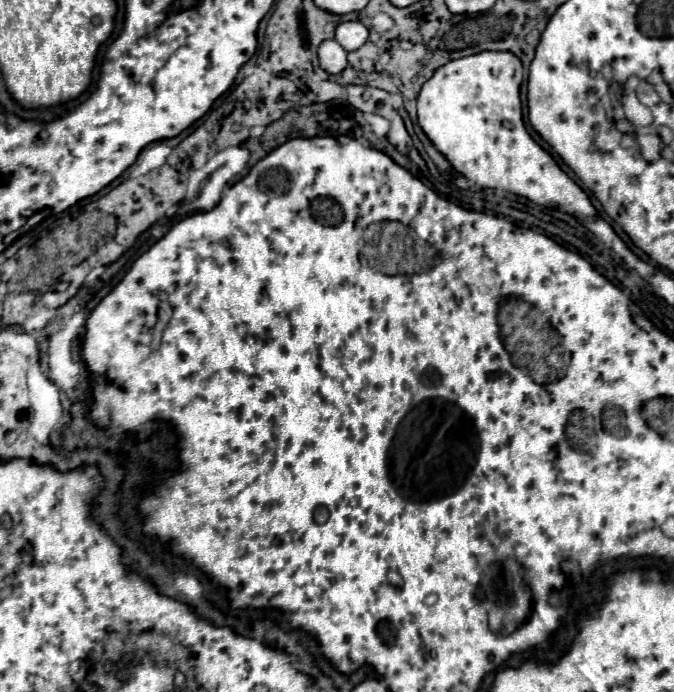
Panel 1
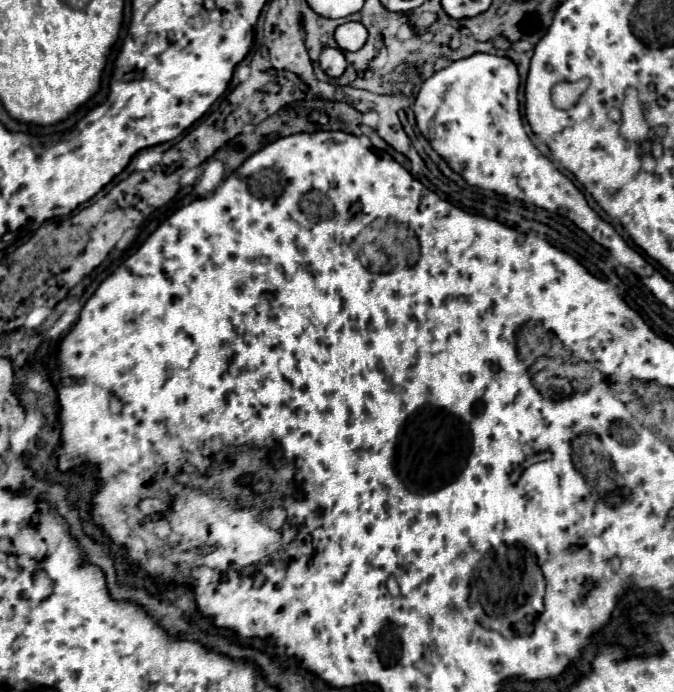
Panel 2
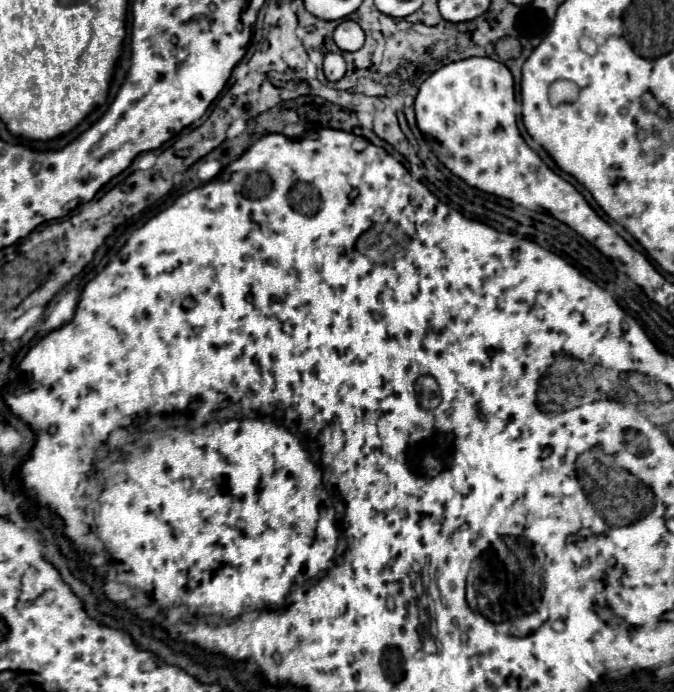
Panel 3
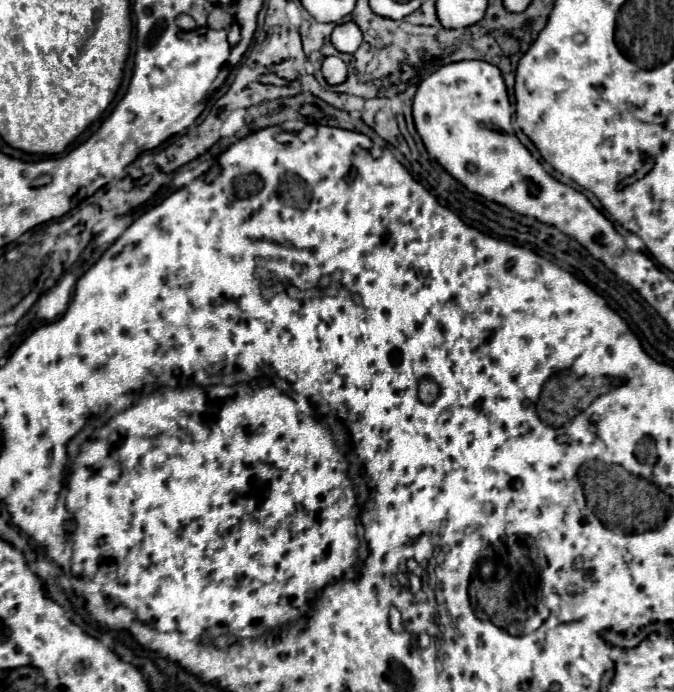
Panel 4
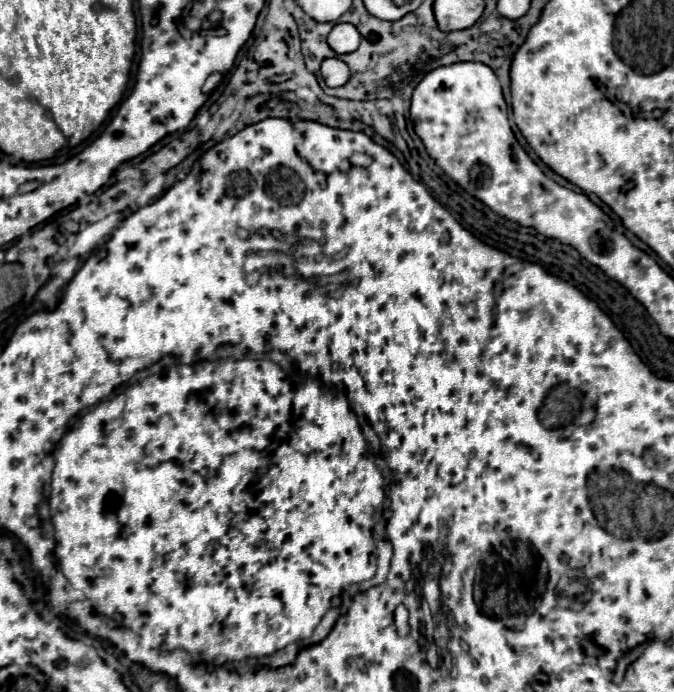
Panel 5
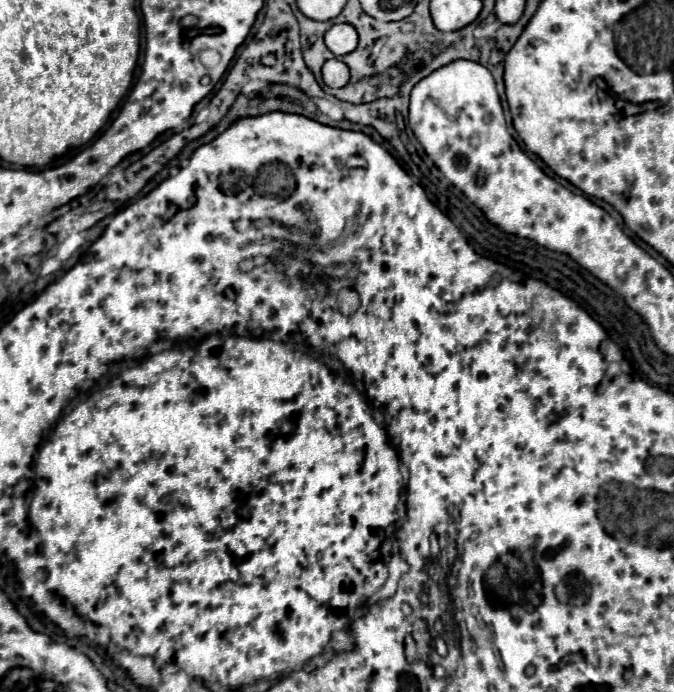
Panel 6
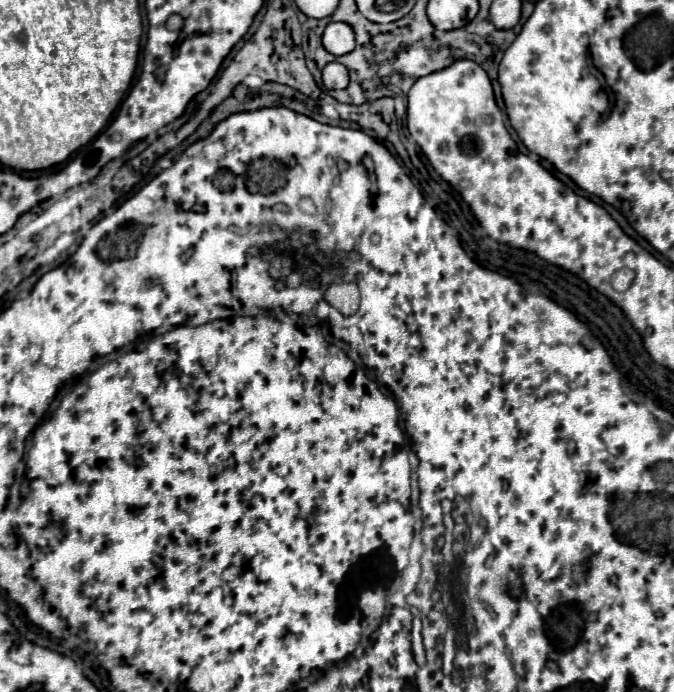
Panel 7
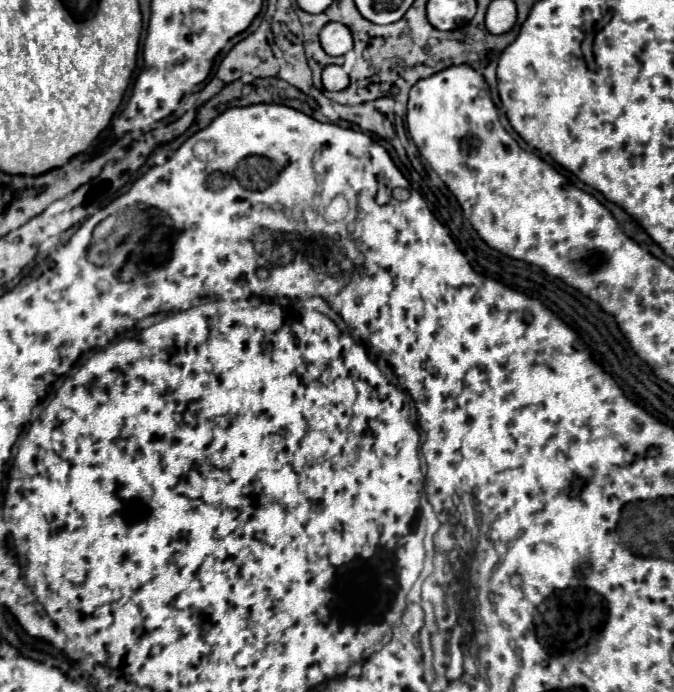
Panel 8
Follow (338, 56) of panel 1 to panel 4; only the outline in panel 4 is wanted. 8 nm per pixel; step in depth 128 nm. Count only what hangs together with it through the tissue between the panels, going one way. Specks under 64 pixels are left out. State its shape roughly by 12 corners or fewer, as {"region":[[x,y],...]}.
{"region":[[328,56],[322,64],[326,82],[342,84],[346,80],[346,64]]}

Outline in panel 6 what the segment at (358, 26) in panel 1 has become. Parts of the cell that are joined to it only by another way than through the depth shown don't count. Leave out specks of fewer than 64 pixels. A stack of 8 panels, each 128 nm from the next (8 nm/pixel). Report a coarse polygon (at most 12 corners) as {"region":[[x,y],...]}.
{"region":[[334,24],[326,46],[336,56],[350,54],[358,36],[350,24]]}

